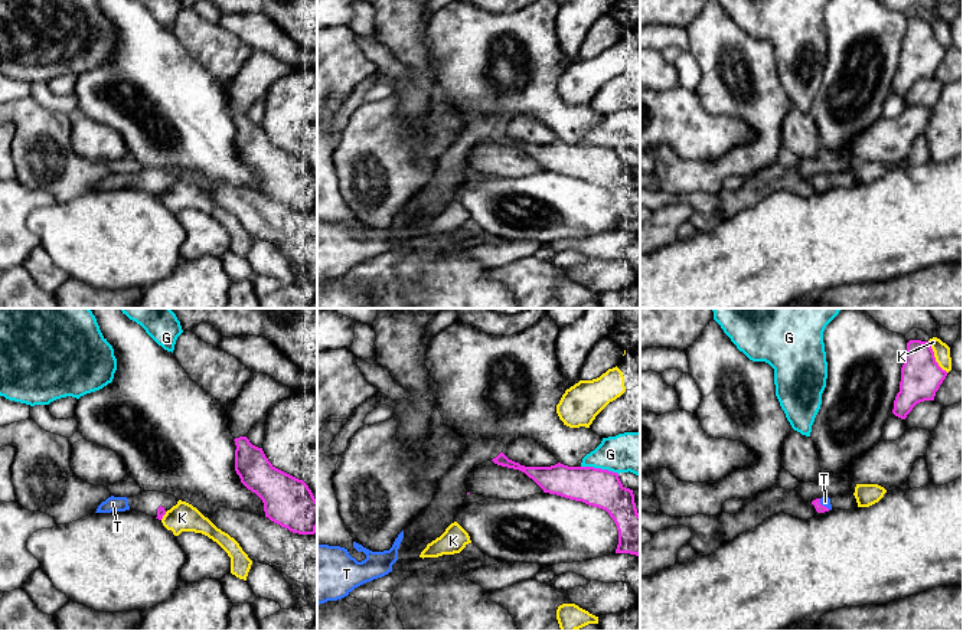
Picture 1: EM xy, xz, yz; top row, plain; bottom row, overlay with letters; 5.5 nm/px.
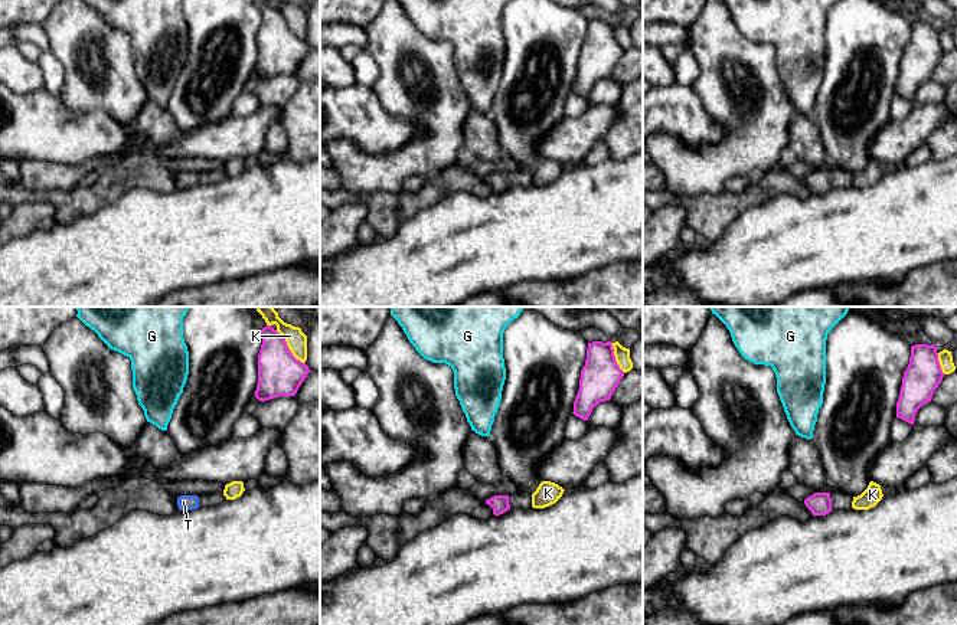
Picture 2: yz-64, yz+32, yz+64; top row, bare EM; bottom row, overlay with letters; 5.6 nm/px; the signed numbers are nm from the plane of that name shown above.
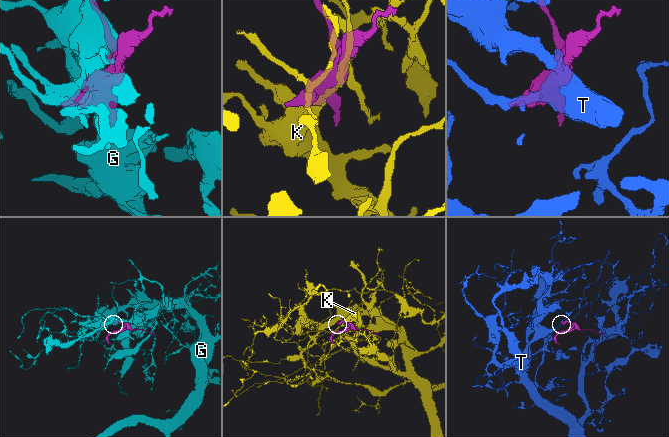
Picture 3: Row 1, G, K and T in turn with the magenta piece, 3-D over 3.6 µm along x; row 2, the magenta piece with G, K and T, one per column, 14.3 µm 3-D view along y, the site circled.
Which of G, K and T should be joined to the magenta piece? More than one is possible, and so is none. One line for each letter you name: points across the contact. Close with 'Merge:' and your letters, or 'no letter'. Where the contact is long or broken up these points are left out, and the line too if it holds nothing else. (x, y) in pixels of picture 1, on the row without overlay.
T: Path across: yz (821, 186), (823, 183), (825, 179)
Merge: T

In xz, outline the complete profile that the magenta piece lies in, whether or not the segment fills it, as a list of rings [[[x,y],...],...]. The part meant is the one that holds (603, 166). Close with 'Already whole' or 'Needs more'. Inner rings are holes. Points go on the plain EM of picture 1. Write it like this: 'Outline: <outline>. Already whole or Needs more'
Outline: [[[503,130],[492,138],[525,150],[543,170],[605,187],[618,207],[616,231],[640,232],[640,192],[633,167],[621,161],[617,150],[594,144],[568,144],[561,140],[551,144],[525,144]]]. Already whole

